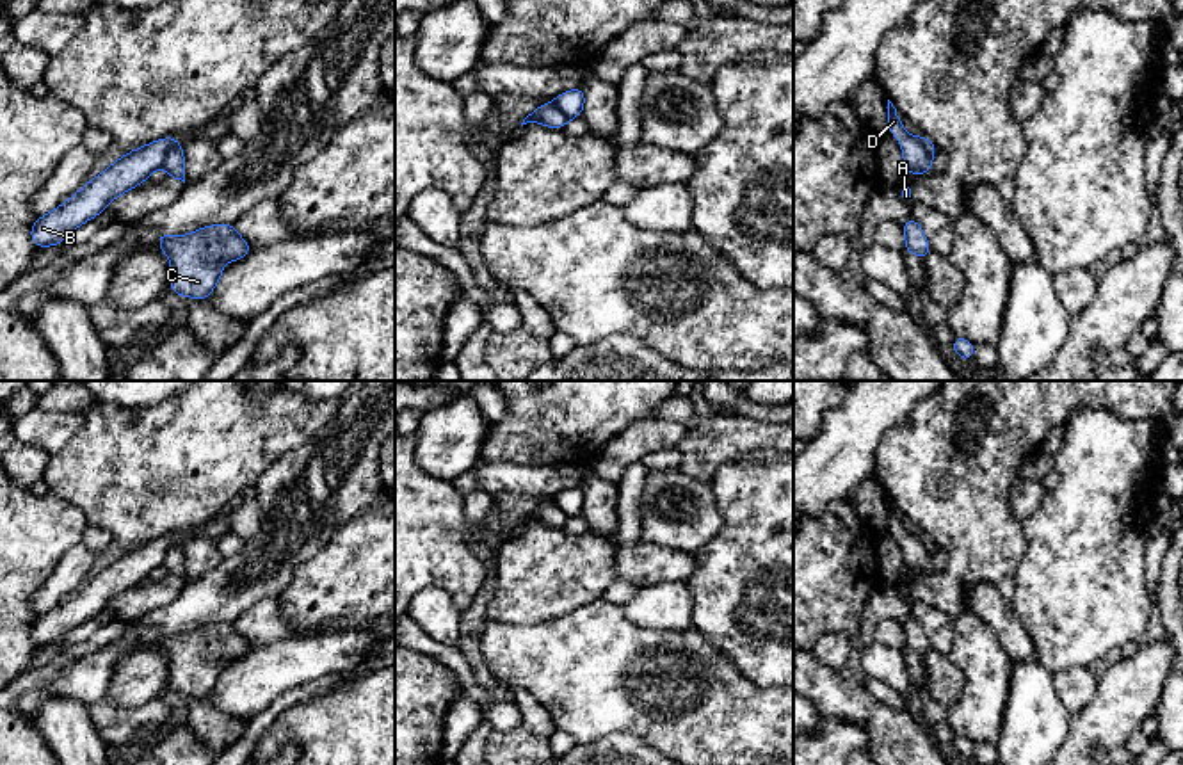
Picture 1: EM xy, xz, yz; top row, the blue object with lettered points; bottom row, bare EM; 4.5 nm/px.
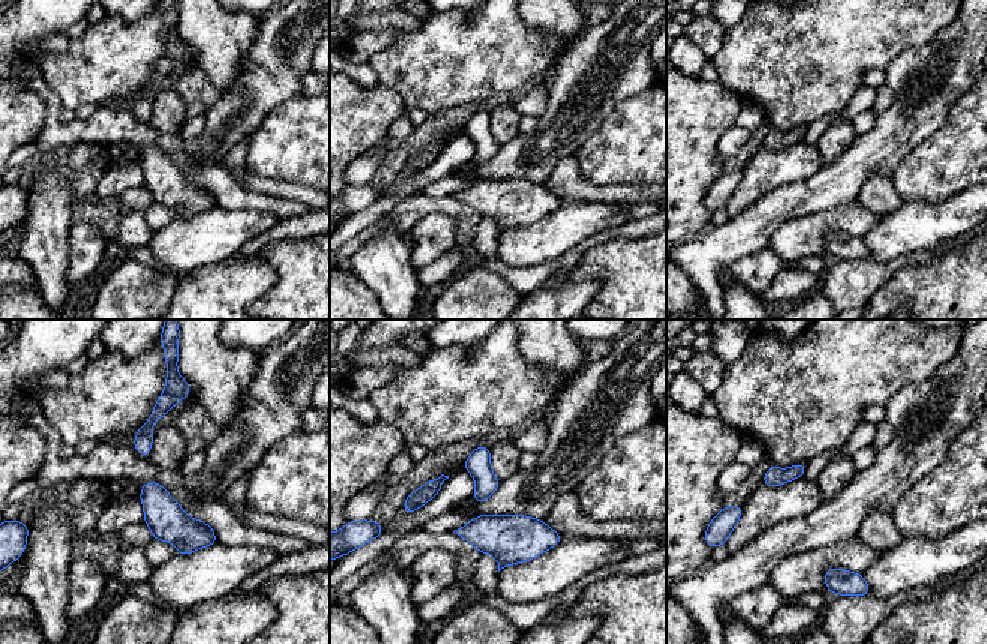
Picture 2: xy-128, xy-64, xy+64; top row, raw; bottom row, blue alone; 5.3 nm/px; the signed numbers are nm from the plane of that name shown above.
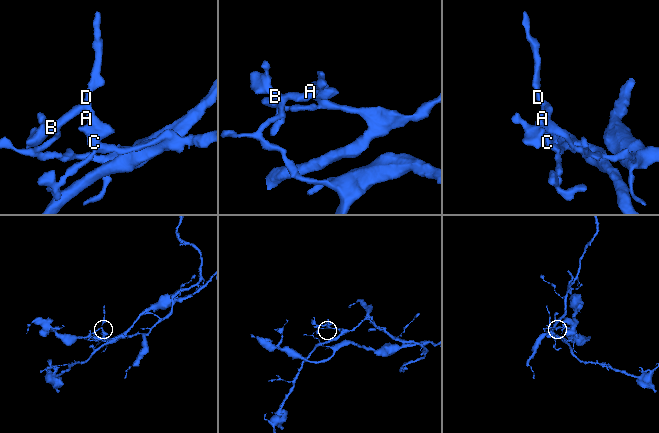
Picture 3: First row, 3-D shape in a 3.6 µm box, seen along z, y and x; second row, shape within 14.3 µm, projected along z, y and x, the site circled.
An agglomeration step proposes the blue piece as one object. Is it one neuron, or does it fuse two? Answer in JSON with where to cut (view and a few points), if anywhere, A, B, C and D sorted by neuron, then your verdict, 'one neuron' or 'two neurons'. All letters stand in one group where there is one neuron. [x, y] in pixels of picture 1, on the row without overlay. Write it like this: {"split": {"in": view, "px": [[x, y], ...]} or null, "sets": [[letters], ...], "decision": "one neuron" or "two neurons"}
{"split": {"in": "xy", "px": [[175, 538], [160, 564]]}, "sets": [["A", "C", "D"], ["B"]], "decision": "two neurons"}

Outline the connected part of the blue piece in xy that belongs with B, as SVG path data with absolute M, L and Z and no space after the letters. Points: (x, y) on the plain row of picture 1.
M164 536L116 559L59 607L37 616L30 626L32 640L39 648L62 642L75 626L100 614L112 598L144 582L162 566L173 541L173 536Z

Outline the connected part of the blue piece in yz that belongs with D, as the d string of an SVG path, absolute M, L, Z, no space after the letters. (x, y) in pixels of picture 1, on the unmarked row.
M888 498L888 532L893 532L904 553L904 568L913 573L930 573L930 555L927 553L921 536L907 532L898 518L898 511Z

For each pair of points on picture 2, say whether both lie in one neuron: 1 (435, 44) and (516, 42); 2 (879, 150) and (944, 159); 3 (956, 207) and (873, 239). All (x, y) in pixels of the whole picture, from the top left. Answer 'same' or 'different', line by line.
1: same
2: different
3: same

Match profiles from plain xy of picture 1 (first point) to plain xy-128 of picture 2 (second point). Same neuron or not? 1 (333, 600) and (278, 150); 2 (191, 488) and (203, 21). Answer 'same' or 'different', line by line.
1: same
2: different

